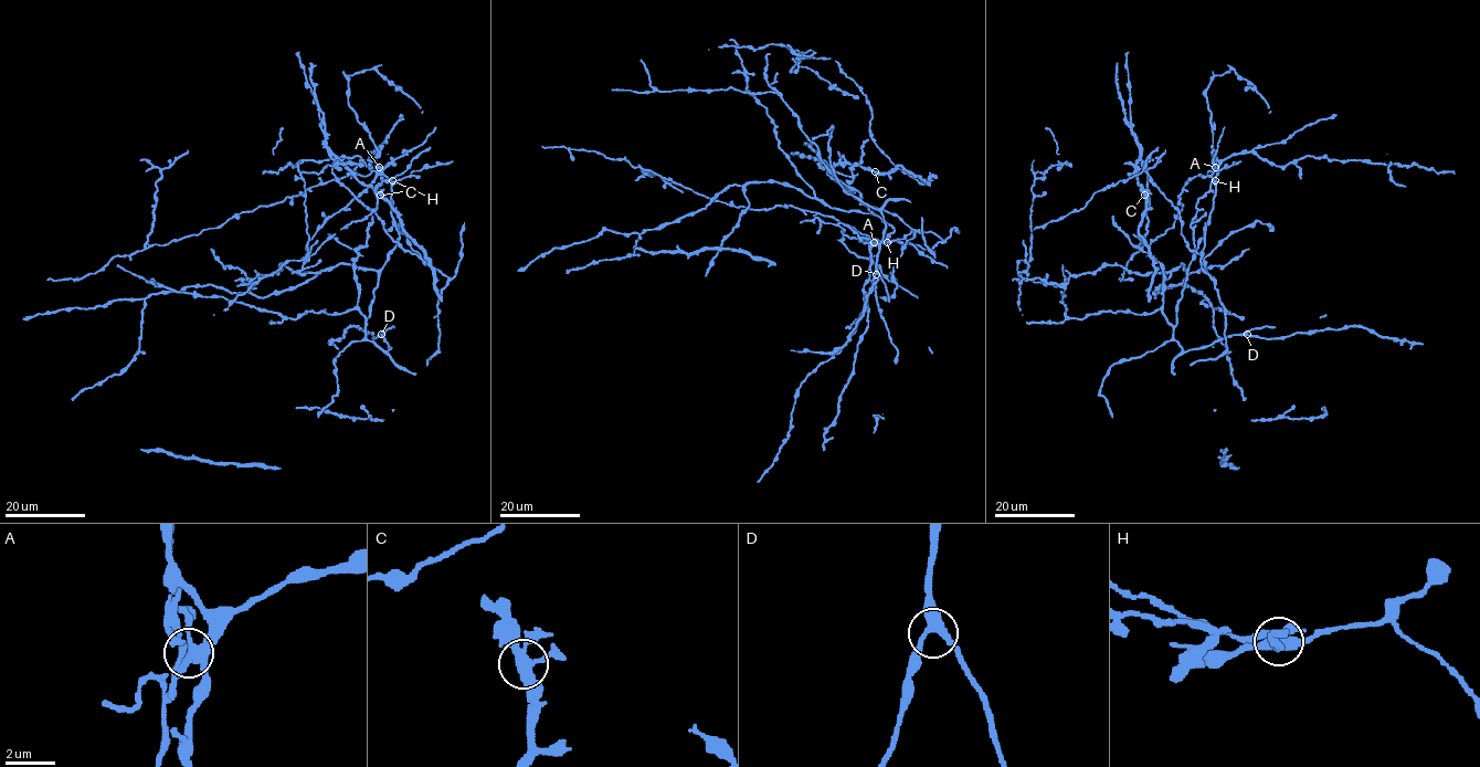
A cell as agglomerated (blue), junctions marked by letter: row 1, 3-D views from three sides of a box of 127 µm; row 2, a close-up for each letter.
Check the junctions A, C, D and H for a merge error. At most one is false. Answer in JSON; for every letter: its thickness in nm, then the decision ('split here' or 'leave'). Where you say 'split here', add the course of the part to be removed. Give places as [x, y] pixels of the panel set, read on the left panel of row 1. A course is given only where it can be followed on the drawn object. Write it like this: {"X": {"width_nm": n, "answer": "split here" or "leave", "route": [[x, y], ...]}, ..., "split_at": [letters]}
{"A": {"width_nm": 420, "answer": "split here", "route": [[379, 167], [235, 213], [197, 234], [148, 244], [156, 181], [188, 149]]}, "C": {"width_nm": 340, "answer": "leave"}, "D": {"width_nm": 360, "answer": "leave"}, "H": {"width_nm": 400, "answer": "leave"}, "split_at": ["A"]}

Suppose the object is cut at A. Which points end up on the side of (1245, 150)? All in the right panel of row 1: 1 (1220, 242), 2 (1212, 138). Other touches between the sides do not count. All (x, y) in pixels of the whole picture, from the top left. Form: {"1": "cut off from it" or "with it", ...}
{"1": "with it", "2": "with it"}

